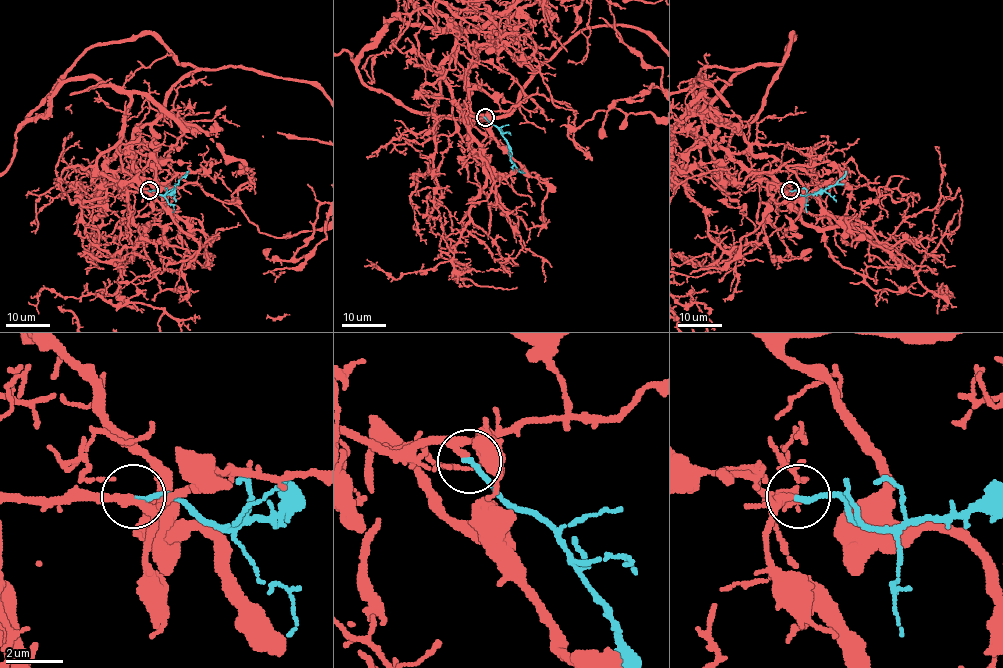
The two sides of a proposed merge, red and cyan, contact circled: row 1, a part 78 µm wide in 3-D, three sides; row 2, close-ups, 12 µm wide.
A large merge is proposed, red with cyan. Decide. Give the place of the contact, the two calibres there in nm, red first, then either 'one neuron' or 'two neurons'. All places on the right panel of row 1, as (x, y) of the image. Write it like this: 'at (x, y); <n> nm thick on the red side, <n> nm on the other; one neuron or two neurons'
at (790, 190); 200 nm thick on the red side, 190 nm on the other; one neuron

